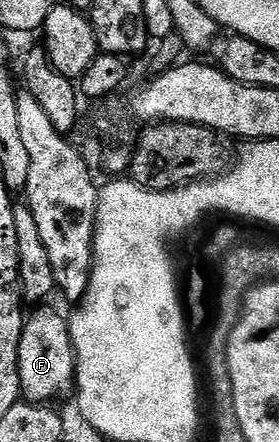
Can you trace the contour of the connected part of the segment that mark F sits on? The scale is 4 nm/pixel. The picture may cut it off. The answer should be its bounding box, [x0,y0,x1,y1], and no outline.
[19,305,79,404]

